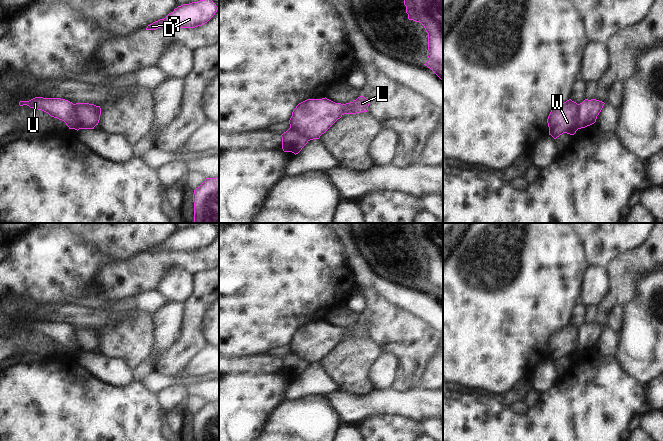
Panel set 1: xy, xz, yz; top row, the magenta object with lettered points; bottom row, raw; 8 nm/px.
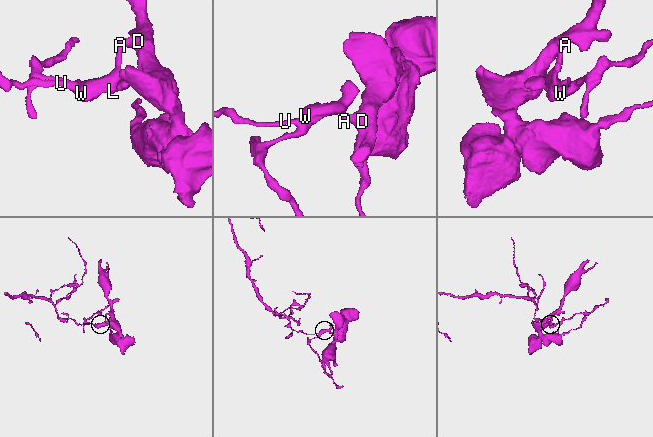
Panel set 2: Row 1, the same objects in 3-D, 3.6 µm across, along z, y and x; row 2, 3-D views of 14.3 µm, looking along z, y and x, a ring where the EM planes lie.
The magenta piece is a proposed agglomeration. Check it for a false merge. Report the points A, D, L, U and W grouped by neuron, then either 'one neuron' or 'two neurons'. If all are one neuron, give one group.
A D L W / U | two neurons

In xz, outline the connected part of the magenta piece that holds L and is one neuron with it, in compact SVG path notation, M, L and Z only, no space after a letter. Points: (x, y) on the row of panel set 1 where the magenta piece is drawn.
M364 96L350 103L335 103L329 99L307 99L299 103L289 120L290 128L308 141L319 139L344 114L367 112L370 101Z

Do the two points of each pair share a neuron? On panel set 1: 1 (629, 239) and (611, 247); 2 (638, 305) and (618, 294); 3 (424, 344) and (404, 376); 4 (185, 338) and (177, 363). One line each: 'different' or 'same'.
1: same
2: different
3: same
4: same

